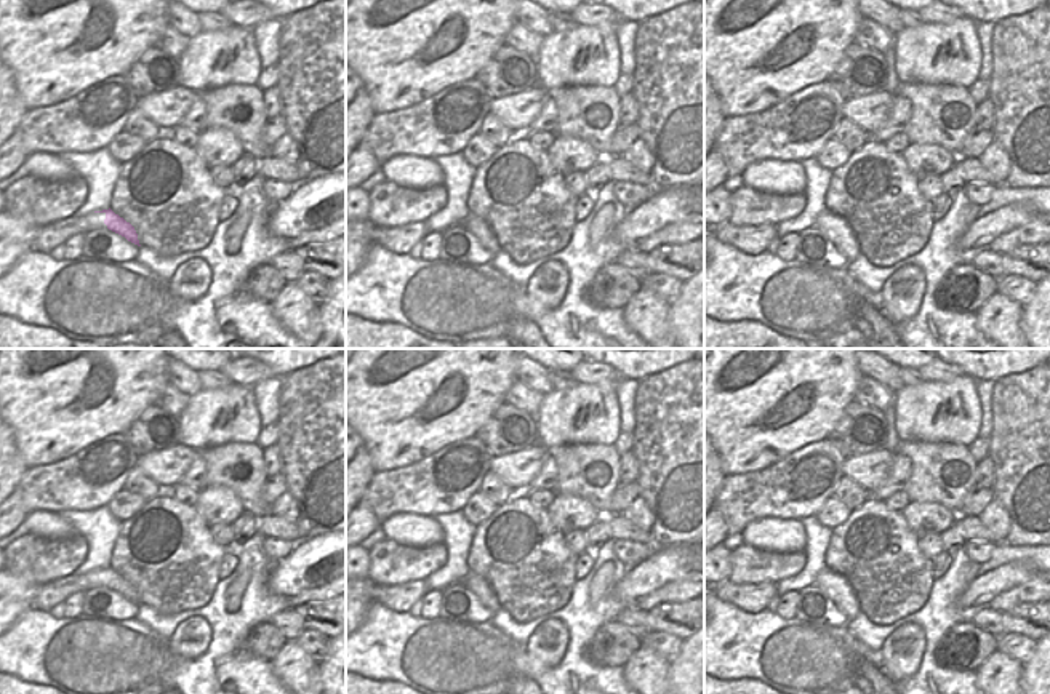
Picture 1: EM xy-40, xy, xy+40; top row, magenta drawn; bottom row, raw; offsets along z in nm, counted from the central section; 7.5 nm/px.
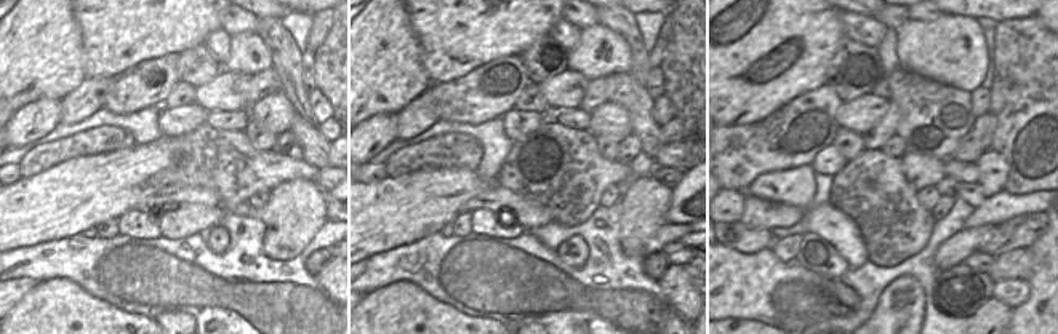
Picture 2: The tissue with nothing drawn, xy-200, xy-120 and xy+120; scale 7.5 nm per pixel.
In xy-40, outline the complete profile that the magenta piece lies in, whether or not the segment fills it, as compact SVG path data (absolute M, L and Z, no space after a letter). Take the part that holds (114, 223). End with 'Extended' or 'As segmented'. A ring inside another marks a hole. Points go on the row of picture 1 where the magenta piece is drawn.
M110 208L94 213L104 213L106 229L94 229L85 233L82 245L83 257L104 257L107 261L134 261L139 249L139 240L134 227Z. Extended

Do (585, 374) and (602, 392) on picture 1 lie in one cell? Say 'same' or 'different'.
different

